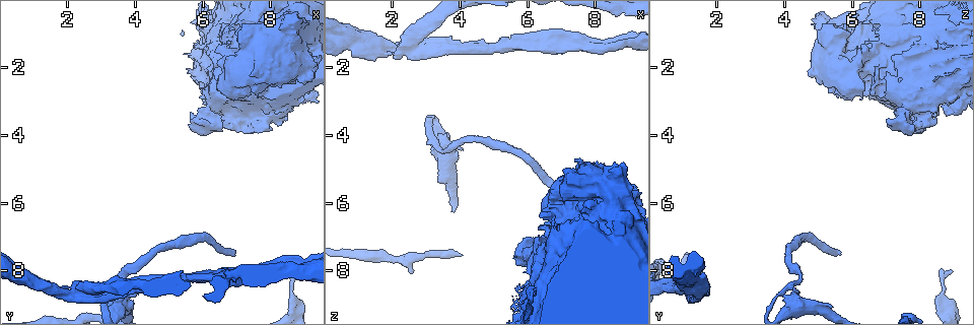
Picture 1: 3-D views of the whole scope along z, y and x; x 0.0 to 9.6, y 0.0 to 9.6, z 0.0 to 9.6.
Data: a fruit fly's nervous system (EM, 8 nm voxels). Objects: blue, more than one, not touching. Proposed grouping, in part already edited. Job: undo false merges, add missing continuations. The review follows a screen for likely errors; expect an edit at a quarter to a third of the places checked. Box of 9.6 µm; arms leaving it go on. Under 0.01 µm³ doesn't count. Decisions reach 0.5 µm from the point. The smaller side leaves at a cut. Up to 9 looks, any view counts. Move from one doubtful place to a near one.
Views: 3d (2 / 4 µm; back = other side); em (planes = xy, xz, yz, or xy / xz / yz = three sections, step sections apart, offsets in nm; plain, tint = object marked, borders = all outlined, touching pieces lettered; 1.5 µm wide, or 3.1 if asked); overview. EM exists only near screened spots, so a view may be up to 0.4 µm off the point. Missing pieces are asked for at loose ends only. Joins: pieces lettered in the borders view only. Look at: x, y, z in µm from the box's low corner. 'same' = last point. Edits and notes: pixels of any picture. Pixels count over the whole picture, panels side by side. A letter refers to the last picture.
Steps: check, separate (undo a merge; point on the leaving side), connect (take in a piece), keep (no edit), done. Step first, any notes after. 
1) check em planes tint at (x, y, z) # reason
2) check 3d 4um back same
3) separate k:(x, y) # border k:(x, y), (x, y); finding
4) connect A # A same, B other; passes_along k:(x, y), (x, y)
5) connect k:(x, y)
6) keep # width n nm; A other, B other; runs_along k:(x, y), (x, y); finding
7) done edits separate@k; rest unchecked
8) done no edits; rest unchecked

check 3d 4um at (8.70, 8.75, 8.75) # calibre changes

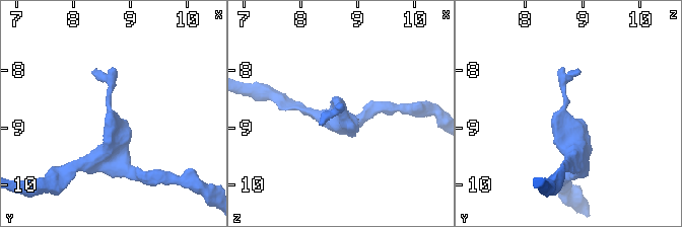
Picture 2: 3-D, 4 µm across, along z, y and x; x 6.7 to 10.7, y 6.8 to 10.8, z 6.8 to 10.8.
check em xy step 8 borders at (8.70, 8.75, 8.70)

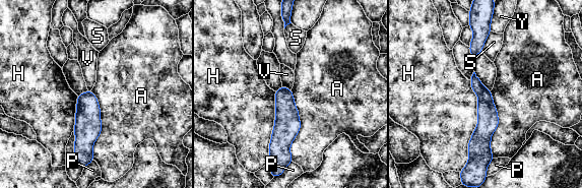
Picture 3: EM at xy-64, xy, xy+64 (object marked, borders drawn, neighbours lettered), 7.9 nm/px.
check em planes borders same

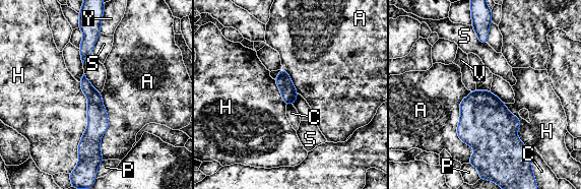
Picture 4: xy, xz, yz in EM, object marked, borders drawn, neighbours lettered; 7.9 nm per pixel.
keep # A other, C other, H other, P other, S other, V other, Y other; border 4:(490, 91), (503, 103); one neuron here

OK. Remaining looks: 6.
check 3d 4um at (8.85, 0.60, 4.80) # end of a long branch

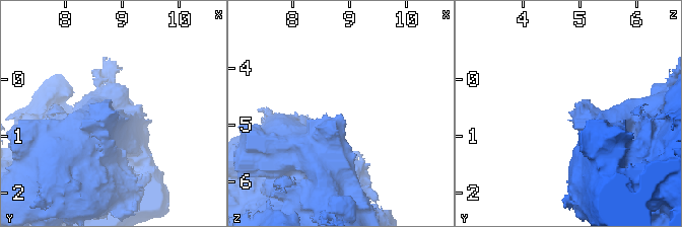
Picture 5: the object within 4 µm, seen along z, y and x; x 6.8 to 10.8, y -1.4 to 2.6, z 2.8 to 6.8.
check em xz step 4 tint at (8.90, 0.60, 4.80)

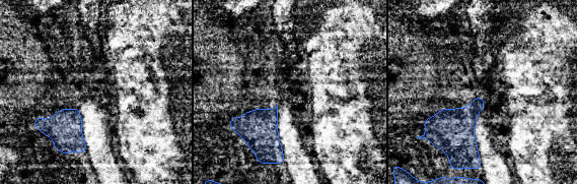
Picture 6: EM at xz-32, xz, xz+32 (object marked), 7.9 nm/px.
check em planes borders same

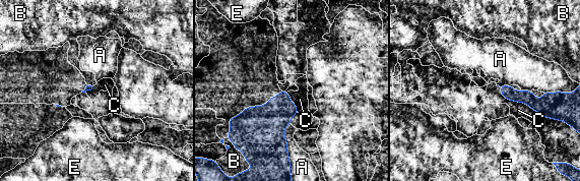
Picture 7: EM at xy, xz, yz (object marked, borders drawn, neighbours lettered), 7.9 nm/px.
keep # A other, B other, C other, E other; border 7:(496, 85), (507, 99), (537, 111); none of them fits

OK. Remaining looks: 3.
check 3d 2um back at (6.60, 2.80, 6.65) # thick end

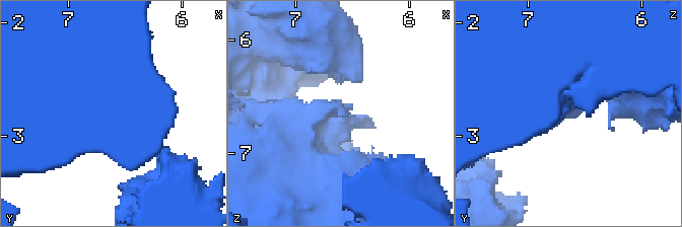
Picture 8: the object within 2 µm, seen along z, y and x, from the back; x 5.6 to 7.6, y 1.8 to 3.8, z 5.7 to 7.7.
check em planes borders same

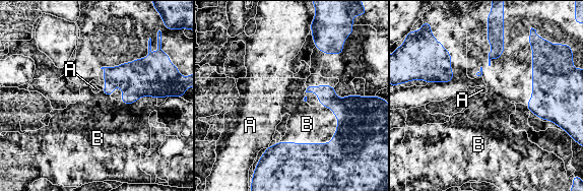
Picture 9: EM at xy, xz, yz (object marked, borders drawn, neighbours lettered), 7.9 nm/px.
keep # A other, B other; border 9:(338, 119), (330, 142), (279, 142); none of them fits

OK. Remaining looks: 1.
check em 3.1um planes borders at (1.45, 8.45, 1.30) # arms part here

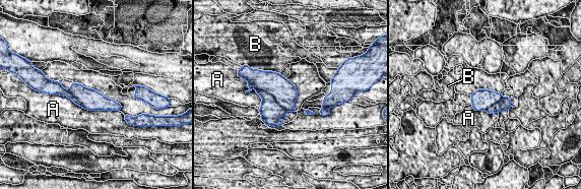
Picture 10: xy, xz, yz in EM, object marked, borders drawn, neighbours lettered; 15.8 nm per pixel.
separate 10:(284, 92) # A other, B other; border 10:(258, 89), (268, 92), (286, 111); a second neuron is stuck on

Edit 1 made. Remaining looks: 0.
done edits separate@10; rest unchecked

